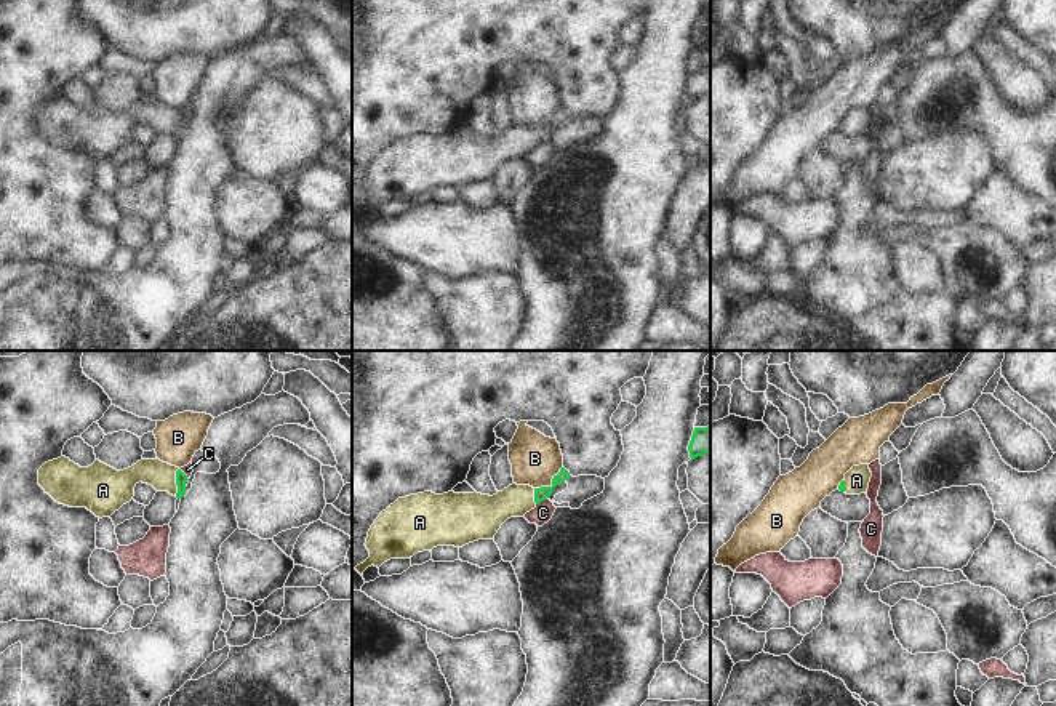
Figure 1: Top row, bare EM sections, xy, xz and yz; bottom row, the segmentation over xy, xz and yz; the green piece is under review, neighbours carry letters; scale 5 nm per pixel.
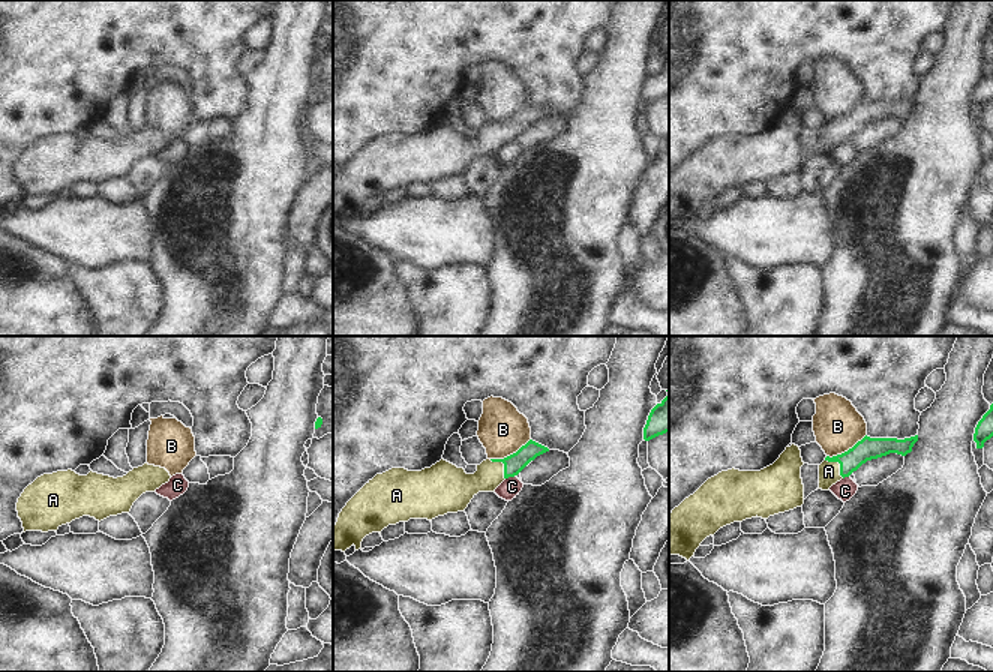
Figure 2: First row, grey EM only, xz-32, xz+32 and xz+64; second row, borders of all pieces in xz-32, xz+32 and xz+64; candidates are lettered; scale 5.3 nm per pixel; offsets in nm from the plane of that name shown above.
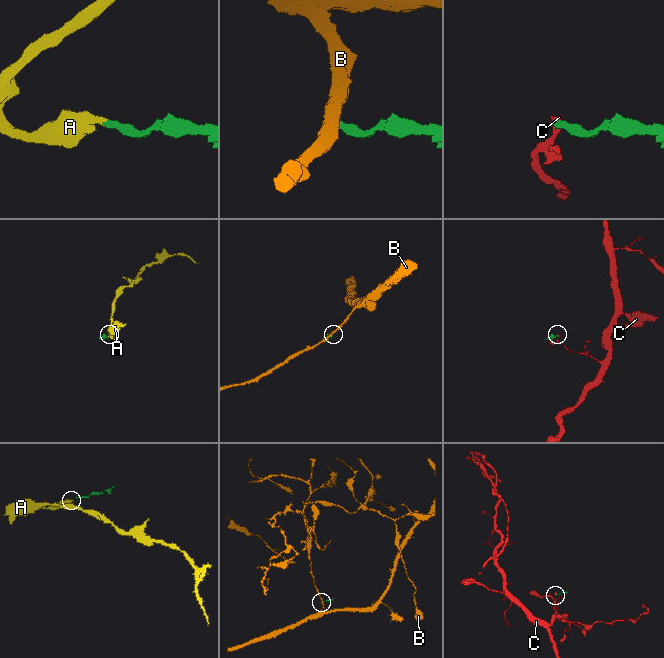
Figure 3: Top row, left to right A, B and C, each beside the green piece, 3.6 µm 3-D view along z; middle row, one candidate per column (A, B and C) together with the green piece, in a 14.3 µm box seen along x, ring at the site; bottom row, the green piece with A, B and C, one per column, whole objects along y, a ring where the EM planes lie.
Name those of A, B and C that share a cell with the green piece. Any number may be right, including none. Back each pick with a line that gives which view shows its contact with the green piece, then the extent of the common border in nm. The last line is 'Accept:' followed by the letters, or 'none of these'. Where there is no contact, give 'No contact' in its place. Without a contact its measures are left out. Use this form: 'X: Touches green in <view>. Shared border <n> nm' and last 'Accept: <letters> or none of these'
A: Touches green in xy. Shared border 140 nm
Accept: A

